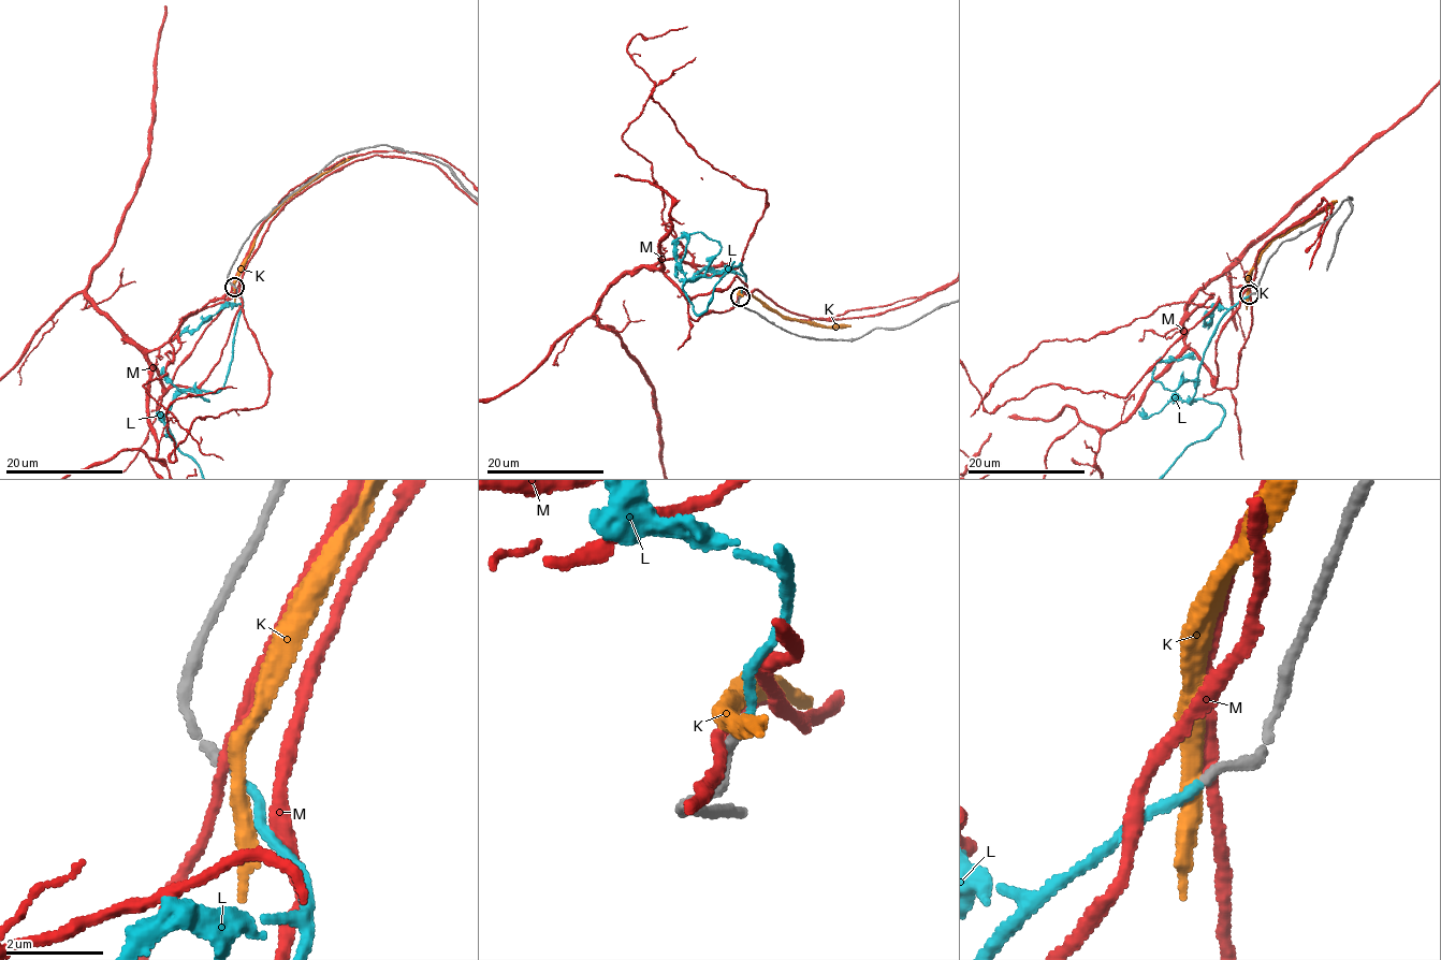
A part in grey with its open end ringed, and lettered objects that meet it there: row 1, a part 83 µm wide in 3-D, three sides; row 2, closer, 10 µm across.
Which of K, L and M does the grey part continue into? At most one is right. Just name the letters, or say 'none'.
L

